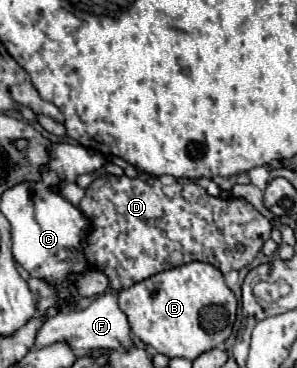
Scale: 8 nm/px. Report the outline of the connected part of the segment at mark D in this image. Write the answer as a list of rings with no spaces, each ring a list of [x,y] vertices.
[[[139,172],[137,178],[127,176],[101,176],[89,188],[83,200],[79,202],[79,210],[91,220],[91,232],[85,244],[85,256],[95,270],[101,270],[109,276],[111,288],[123,290],[141,282],[157,272],[199,260],[213,264],[223,274],[229,270],[241,270],[249,266],[259,254],[265,240],[271,236],[271,220],[257,212],[243,198],[213,198],[195,182],[185,182],[179,190],[179,182],[165,186],[159,178]]]

